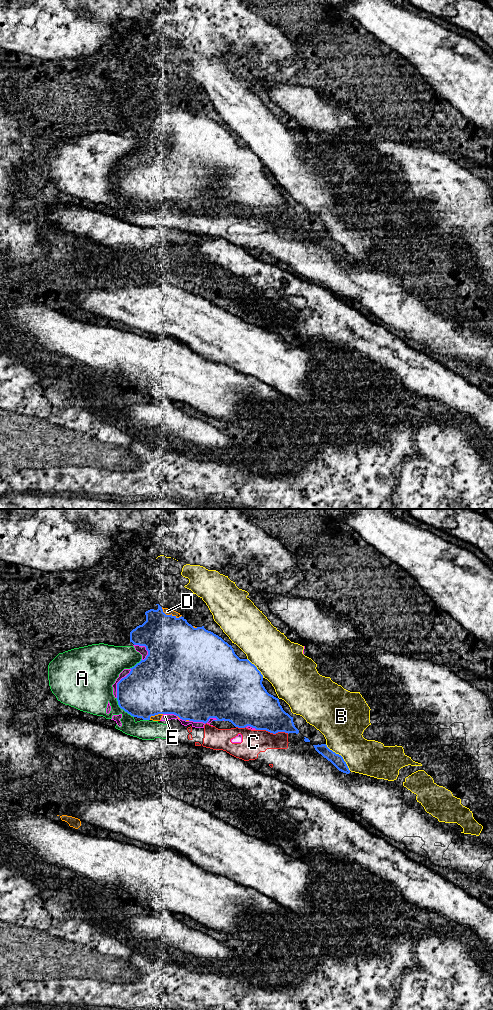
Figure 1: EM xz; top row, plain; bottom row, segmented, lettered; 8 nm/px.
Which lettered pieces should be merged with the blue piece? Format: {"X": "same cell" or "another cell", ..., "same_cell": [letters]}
{"A": "another cell", "B": "another cell", "C": "another cell", "D": "another cell", "E": "another cell", "same_cell": []}

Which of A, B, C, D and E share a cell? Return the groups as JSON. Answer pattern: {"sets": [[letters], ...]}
{"sets": [["A", "C", "E"], ["B"], ["D"]]}

